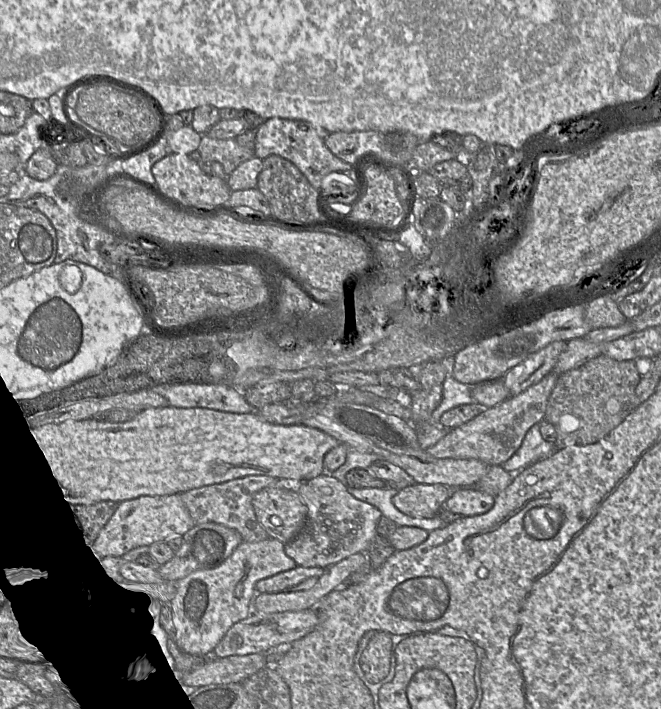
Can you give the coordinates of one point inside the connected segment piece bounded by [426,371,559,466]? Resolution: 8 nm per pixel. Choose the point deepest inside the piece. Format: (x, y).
(493, 436)

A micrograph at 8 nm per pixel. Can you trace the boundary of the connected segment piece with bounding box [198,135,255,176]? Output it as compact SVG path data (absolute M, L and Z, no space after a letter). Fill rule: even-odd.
M202 135L198 148L203 160L219 162L229 176L240 164L255 157L254 149L241 146L235 139L216 139Z

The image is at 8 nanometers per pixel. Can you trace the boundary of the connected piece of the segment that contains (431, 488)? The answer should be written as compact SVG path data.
M415 483L399 490L393 504L409 517L431 519L444 506L453 489L457 488L449 488L442 484Z

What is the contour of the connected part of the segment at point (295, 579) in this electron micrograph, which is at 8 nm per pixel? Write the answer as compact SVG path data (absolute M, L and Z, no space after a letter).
M323 568L294 569L278 573L256 583L256 593L279 593L305 589L305 585L316 582L324 574Z

